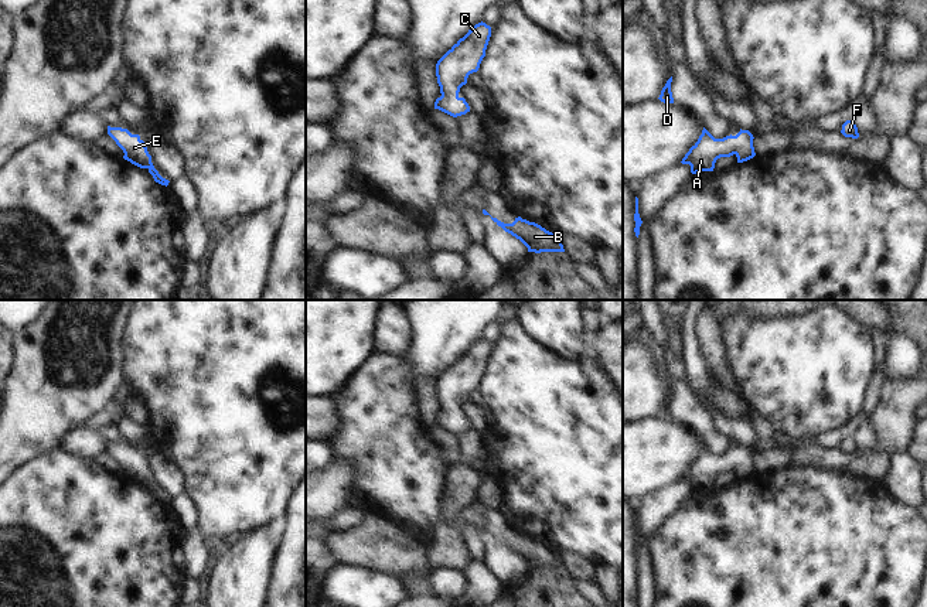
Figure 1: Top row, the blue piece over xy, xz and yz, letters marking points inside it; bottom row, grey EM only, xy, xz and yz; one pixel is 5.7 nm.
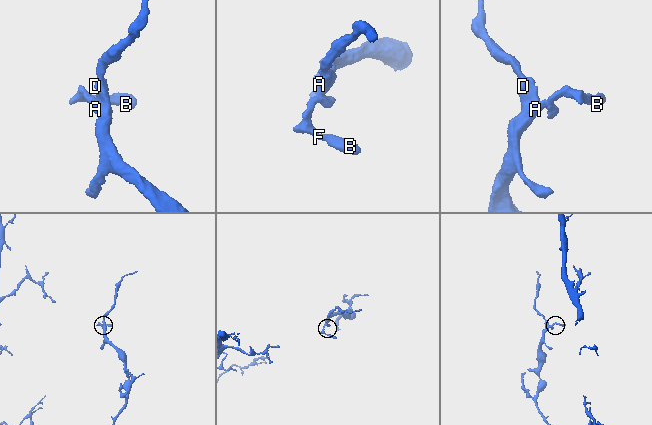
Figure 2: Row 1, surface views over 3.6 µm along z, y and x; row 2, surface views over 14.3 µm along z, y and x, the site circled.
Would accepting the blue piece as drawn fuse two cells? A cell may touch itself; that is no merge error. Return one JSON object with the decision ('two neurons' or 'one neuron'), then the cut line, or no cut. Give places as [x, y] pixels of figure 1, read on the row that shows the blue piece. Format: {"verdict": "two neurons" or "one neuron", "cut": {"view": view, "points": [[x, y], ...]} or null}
{"verdict": "one neuron", "cut": null}

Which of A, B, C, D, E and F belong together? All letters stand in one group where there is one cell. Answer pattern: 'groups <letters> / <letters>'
groups A B C D E F

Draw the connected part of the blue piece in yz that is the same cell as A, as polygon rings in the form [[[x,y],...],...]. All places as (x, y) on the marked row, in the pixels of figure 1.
[[[705,127],[698,141],[682,158],[682,164],[691,166],[691,173],[713,171],[715,163],[720,157],[736,156],[737,163],[747,161],[756,156],[753,147],[753,134],[742,130],[736,136],[715,139]]]

